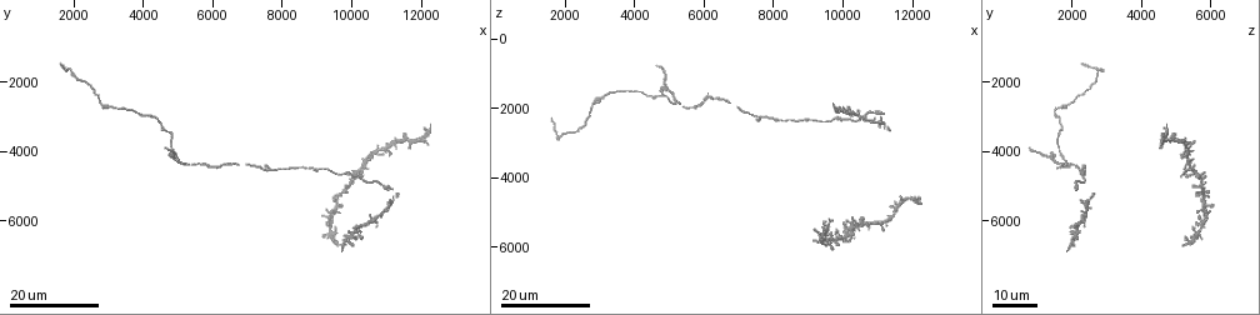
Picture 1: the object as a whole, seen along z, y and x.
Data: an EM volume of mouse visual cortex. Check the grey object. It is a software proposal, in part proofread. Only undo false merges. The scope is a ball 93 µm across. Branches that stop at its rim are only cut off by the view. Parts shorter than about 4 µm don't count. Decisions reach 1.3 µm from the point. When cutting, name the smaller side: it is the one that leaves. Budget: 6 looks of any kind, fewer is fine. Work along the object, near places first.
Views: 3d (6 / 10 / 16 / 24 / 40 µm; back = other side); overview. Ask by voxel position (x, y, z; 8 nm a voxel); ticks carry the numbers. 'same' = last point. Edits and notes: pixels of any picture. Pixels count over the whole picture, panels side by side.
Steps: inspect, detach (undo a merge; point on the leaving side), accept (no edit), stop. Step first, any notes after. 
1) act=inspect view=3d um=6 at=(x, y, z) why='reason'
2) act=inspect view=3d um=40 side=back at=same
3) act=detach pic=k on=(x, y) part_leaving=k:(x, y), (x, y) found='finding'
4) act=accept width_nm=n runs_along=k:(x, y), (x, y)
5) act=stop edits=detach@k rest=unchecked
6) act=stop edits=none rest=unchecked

act=inspect view=3d um=16 at=(2800, 2600, 1800)

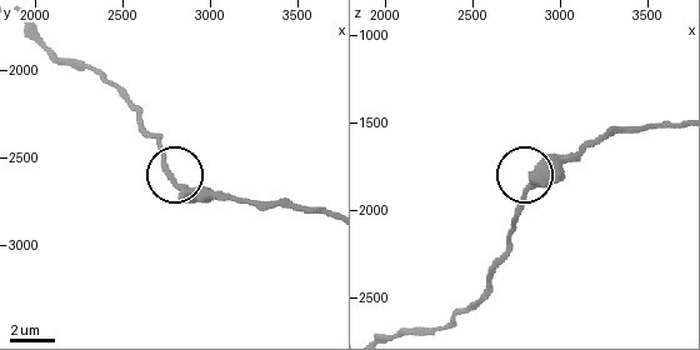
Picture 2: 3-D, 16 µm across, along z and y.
act=inspect view=3d um=6 at=(2840, 2660, 1880)

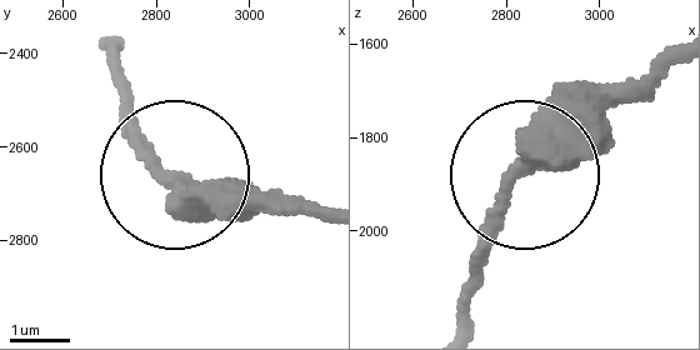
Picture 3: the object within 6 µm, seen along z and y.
act=accept width_nm=350 found='all the same cell'

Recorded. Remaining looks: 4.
act=inspect view=3d um=24 at=(4500, 3300, 1700) why='three-way junction'

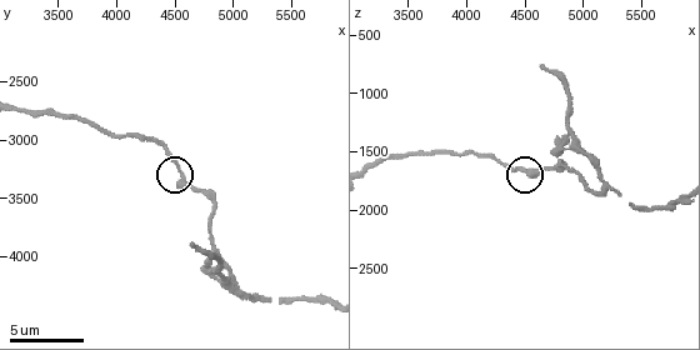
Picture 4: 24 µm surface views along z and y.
act=inspect view=3d um=10 at=same

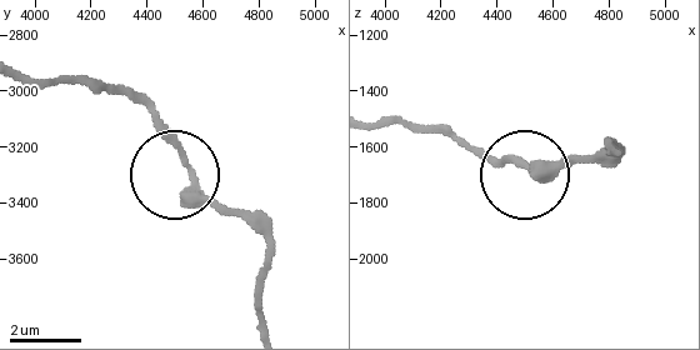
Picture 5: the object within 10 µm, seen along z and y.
act=inspect view=3d um=10 side=back at=same

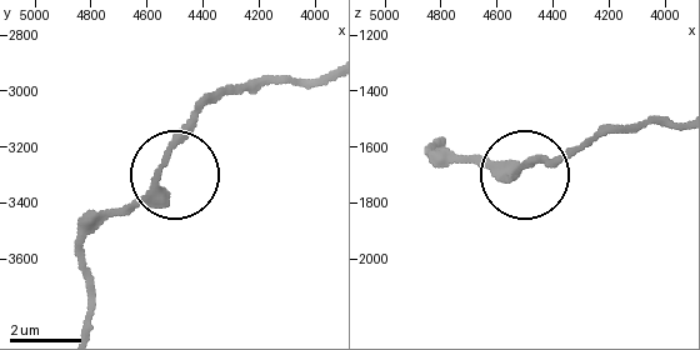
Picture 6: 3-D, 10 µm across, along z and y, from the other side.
act=accept arms=3 found='continuous, no second cell'

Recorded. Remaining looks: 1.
act=inspect view=3d um=10 at=(5160, 4340, 1820)

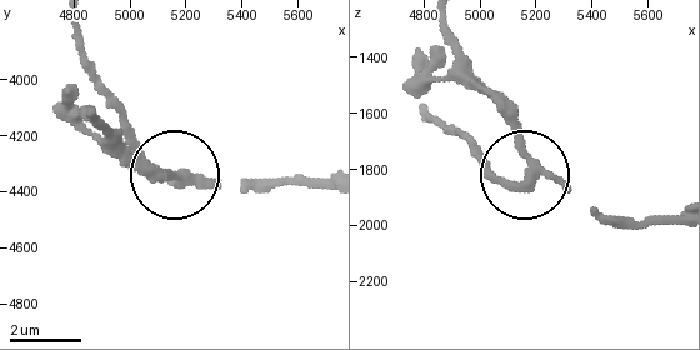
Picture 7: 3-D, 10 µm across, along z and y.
act=accept arms=3 runs_along=7:(329, 184), (153, 171) found='one cell here'

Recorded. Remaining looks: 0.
act=stop edits=none rest=unchecked

